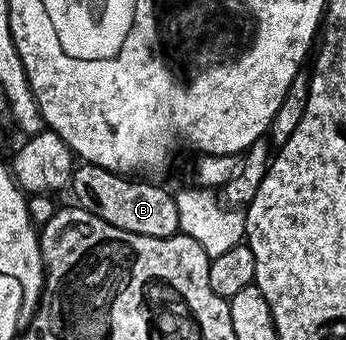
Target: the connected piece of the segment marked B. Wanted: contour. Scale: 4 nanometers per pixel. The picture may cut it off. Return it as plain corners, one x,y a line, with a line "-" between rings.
87,162
78,164
72,174
70,190
80,208
104,219
113,227
151,238
169,238
179,233
180,219
175,196
147,179
134,179

